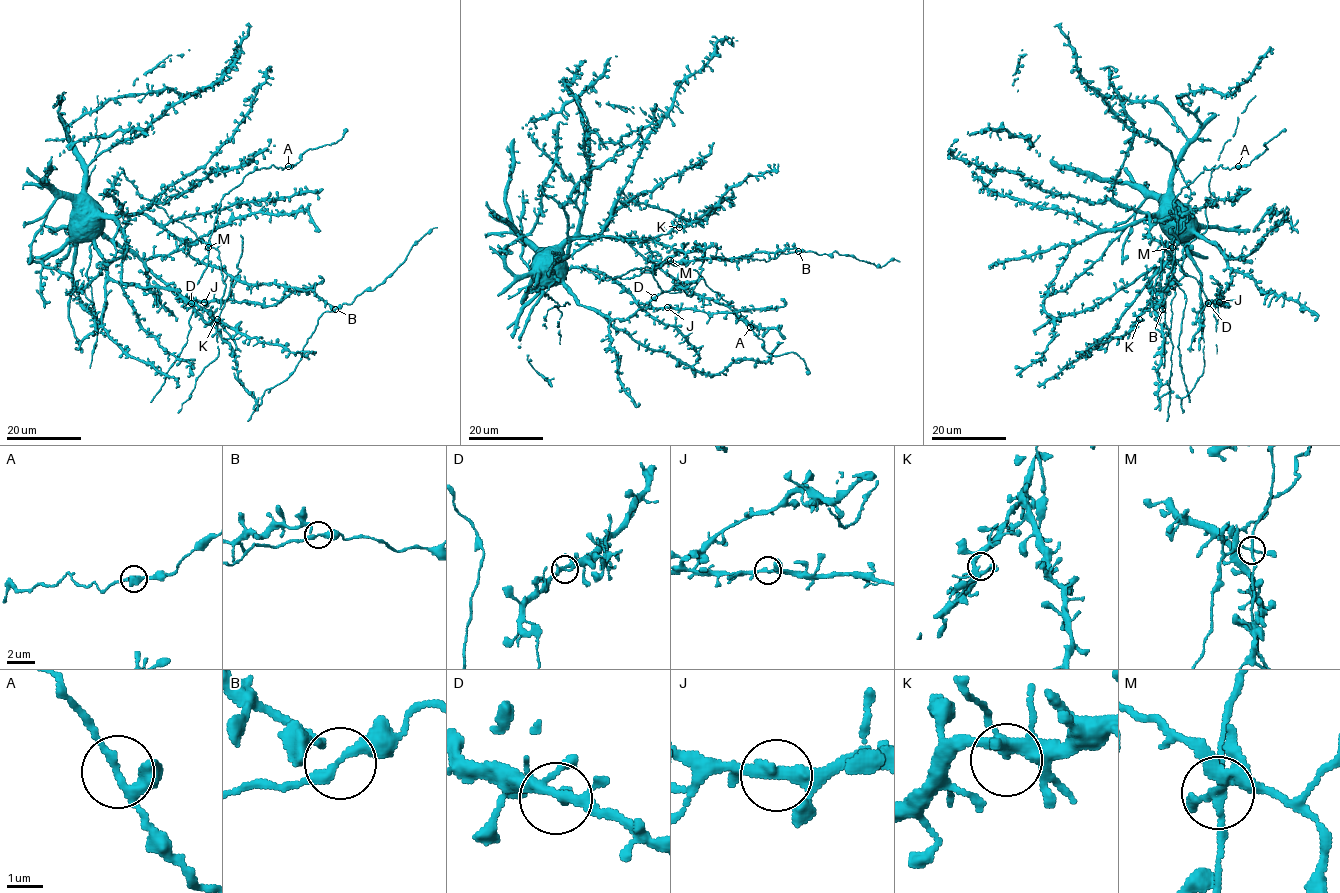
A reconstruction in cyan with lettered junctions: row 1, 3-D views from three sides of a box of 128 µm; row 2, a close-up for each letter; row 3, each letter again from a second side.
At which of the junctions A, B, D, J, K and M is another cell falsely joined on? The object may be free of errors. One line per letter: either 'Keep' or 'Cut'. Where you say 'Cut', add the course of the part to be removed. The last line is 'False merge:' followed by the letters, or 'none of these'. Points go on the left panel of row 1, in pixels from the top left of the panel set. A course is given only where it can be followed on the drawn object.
A: Keep
B: Keep
D: Keep
J: Keep
K: Keep
M: Cut. Course of the part to remove: (208, 248), (189, 227), (172, 220), (162, 208), (139, 196), (119, 167)
False merge: M

